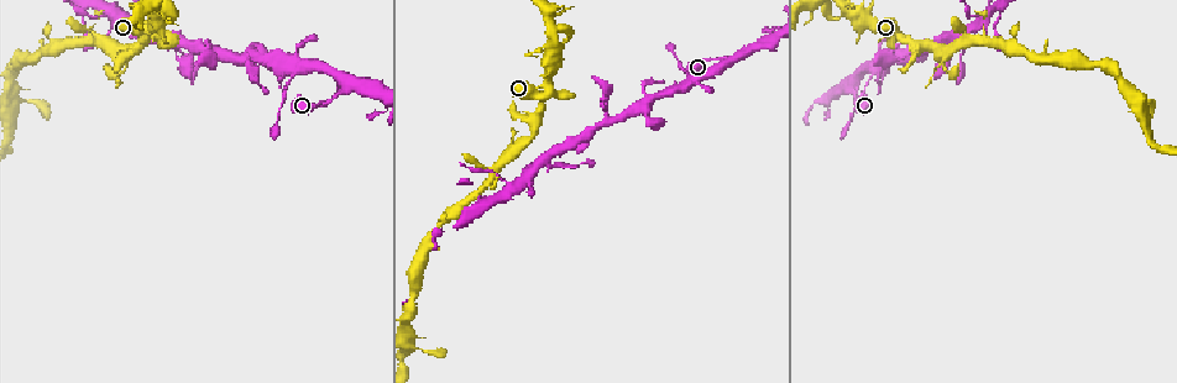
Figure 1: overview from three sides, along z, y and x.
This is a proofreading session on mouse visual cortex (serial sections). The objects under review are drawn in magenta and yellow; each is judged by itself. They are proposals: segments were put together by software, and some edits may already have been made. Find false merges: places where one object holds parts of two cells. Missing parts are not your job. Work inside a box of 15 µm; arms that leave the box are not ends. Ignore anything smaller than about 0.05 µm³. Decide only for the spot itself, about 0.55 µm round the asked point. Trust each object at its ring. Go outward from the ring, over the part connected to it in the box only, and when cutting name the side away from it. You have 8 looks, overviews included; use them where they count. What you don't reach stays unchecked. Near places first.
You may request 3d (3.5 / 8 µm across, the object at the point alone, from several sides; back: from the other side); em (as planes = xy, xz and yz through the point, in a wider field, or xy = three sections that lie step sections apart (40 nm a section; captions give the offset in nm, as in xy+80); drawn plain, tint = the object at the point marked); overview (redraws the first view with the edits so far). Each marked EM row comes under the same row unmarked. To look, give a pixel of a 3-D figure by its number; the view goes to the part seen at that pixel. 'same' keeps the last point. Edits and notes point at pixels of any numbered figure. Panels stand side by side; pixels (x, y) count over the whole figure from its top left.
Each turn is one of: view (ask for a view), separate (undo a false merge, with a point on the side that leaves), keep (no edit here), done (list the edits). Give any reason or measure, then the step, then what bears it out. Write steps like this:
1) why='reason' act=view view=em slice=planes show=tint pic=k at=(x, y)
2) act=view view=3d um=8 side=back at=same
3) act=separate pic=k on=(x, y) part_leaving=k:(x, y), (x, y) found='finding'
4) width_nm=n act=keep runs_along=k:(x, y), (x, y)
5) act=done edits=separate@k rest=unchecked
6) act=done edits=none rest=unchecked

why='sudden change in width' act=view view=3d um=3.5 pic=1 at=(289, 79)

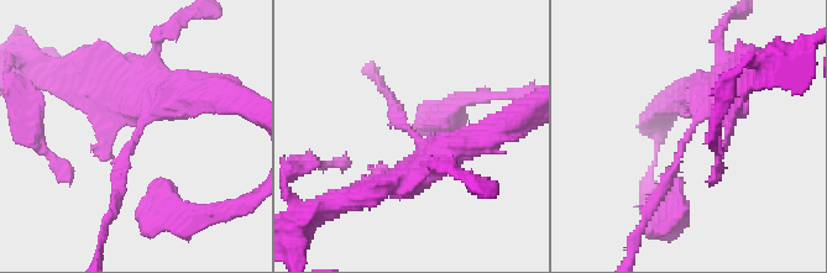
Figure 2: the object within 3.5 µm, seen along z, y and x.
arm_widths_nm=150,400 why='need the tissue' act=view view=em slice=xy step=1 show=tint pic=2 at=(136, 135)

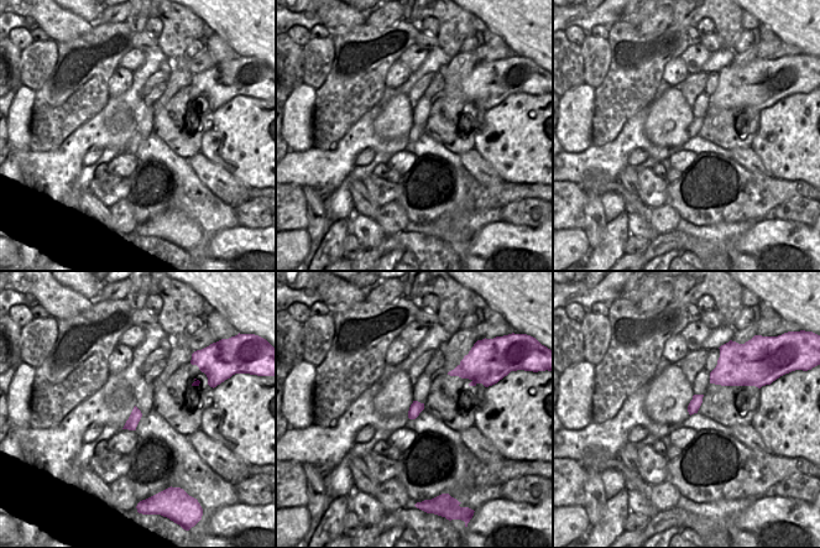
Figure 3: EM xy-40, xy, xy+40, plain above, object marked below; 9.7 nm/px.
act=keep runs_along=2:(189, 95), (144, 117), (114, 205) found='all the same cell'

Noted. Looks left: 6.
why='sharp bend' act=view view=3d um=3.5 pic=1 at=(546, 94)

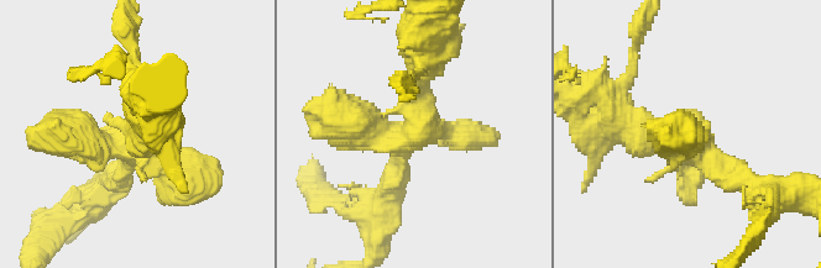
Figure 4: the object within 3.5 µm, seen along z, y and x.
why='shape alone is not enough' act=view view=em slice=planes show=tint pic=4 at=(415, 135)

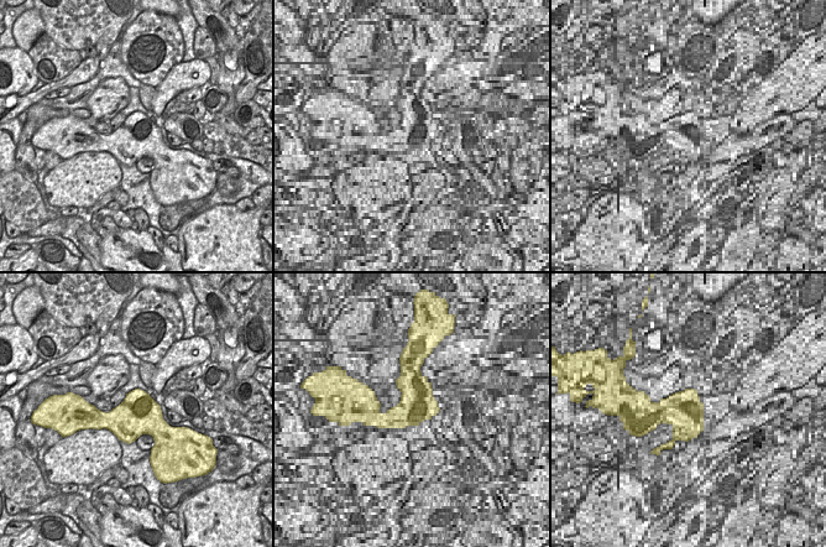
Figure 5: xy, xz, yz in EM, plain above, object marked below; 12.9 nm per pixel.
why='another direction' act=view view=em slice=xy step=3 show=tint at=same

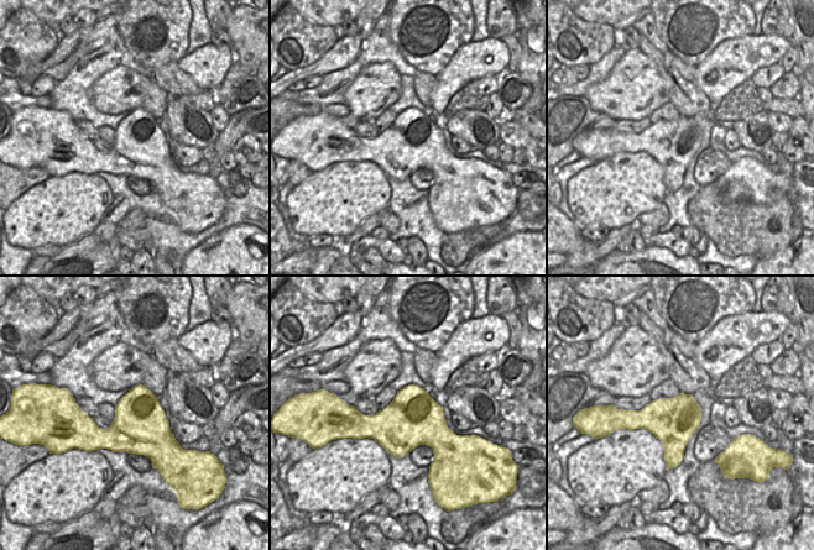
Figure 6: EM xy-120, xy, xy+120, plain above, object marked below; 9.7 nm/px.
act=keep runs_along=4:(338, 116), (413, 136), (424, 66) found='one cell here'

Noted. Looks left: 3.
why='sharp bend' act=view view=3d um=3.5 pic=1 at=(902, 56)

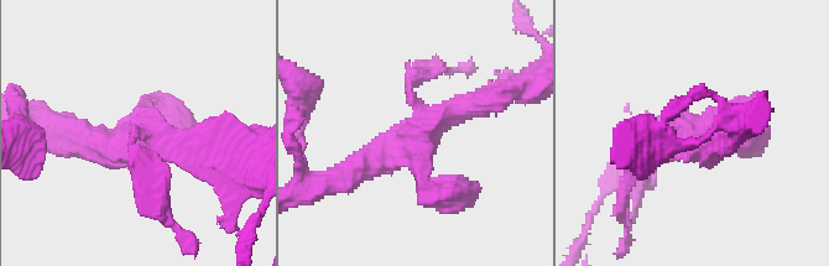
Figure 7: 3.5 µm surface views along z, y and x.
arms=4 act=keep runs_along=7:(486, 99), (349, 175) found='continuous, no second cell'

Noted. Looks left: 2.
act=done edits=none rest=unchecked

